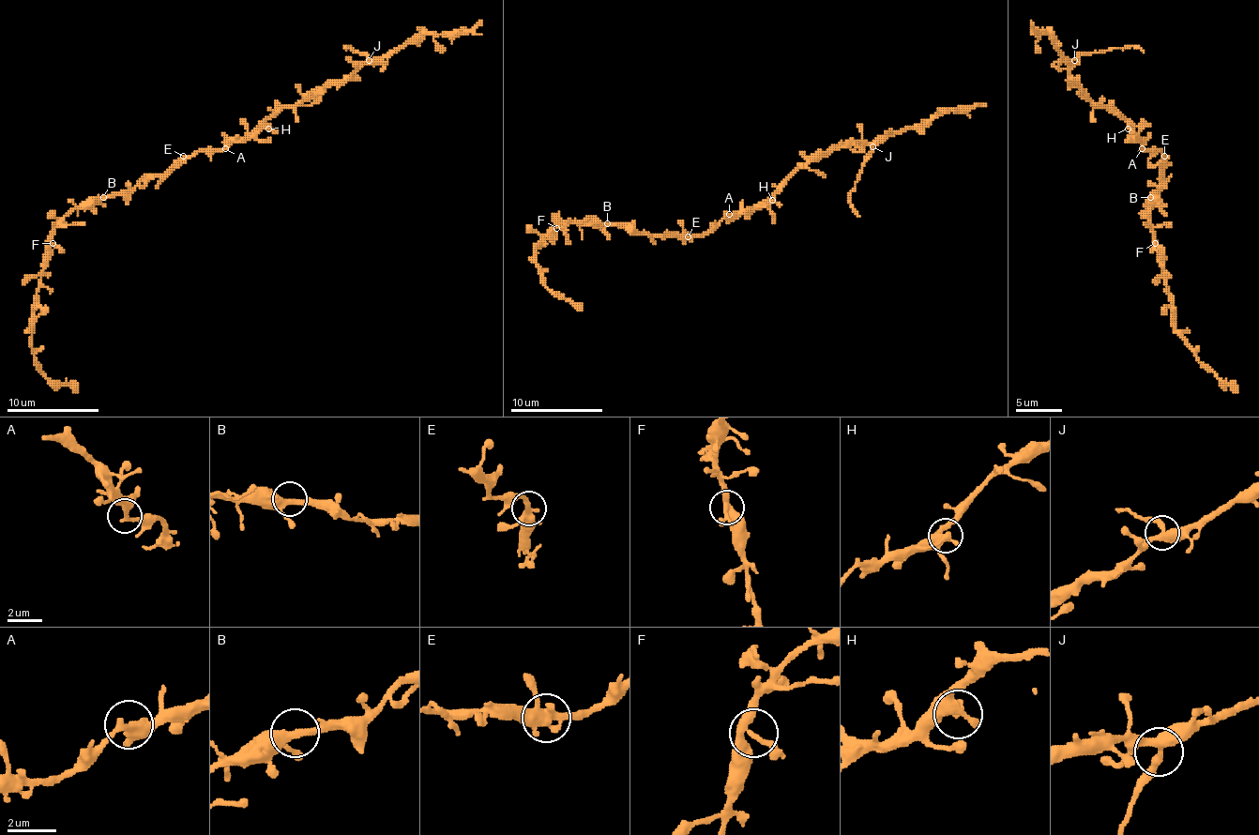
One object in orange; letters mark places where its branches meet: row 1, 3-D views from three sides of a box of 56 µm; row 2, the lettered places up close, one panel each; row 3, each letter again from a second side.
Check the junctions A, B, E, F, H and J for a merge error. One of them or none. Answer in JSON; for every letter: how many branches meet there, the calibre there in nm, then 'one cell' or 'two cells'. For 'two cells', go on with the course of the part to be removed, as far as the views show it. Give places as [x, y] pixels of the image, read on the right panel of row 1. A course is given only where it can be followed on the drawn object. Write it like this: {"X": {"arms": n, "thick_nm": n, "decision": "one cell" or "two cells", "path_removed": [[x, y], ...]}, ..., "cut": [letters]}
{"A": {"arms": 2, "thick_nm": 360, "decision": "one cell"}, "B": {"arms": 3, "thick_nm": 360, "decision": "one cell"}, "E": {"arms": 4, "thick_nm": 360, "decision": "one cell"}, "F": {"arms": 3, "thick_nm": 280, "decision": "one cell"}, "H": {"arms": 3, "thick_nm": 380, "decision": "one cell"}, "J": {"arms": 3, "thick_nm": 360, "decision": "two cells", "path_removed": [[1074, 59], [1136, 46], [1144, 53]]}, "cut": ["J"]}

